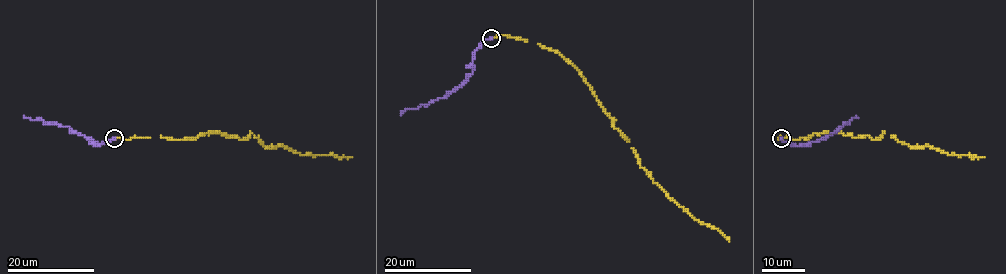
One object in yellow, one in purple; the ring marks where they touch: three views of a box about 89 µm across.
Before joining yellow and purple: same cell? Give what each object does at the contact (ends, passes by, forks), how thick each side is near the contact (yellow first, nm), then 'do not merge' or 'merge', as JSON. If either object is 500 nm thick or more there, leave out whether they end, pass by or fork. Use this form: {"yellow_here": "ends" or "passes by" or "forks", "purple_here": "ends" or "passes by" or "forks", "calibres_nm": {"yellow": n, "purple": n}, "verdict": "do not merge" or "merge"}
{"yellow_here": "ends", "purple_here": "ends", "calibres_nm": {"yellow": 190, "purple": 220}, "verdict": "merge"}

